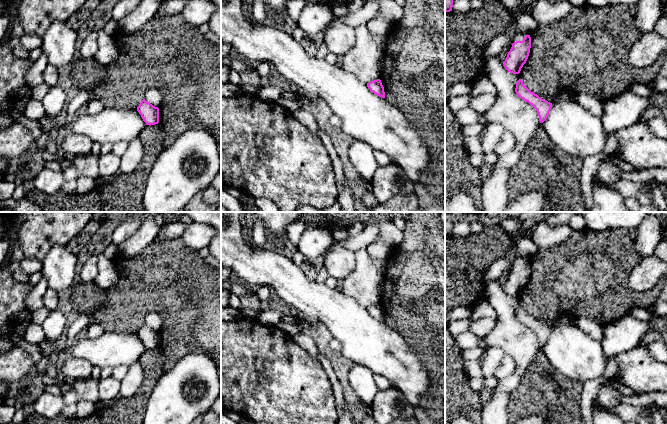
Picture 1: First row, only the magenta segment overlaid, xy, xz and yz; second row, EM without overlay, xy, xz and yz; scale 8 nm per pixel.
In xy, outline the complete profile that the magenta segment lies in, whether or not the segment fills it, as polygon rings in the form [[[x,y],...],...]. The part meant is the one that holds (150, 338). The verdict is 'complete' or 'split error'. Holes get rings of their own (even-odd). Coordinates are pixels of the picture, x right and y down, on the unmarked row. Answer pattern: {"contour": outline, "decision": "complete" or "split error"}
{"contour": [[[145,323],[141,325],[137,331],[137,335],[141,339],[146,349],[155,349],[159,347],[159,332],[153,330]]], "decision": "complete"}

